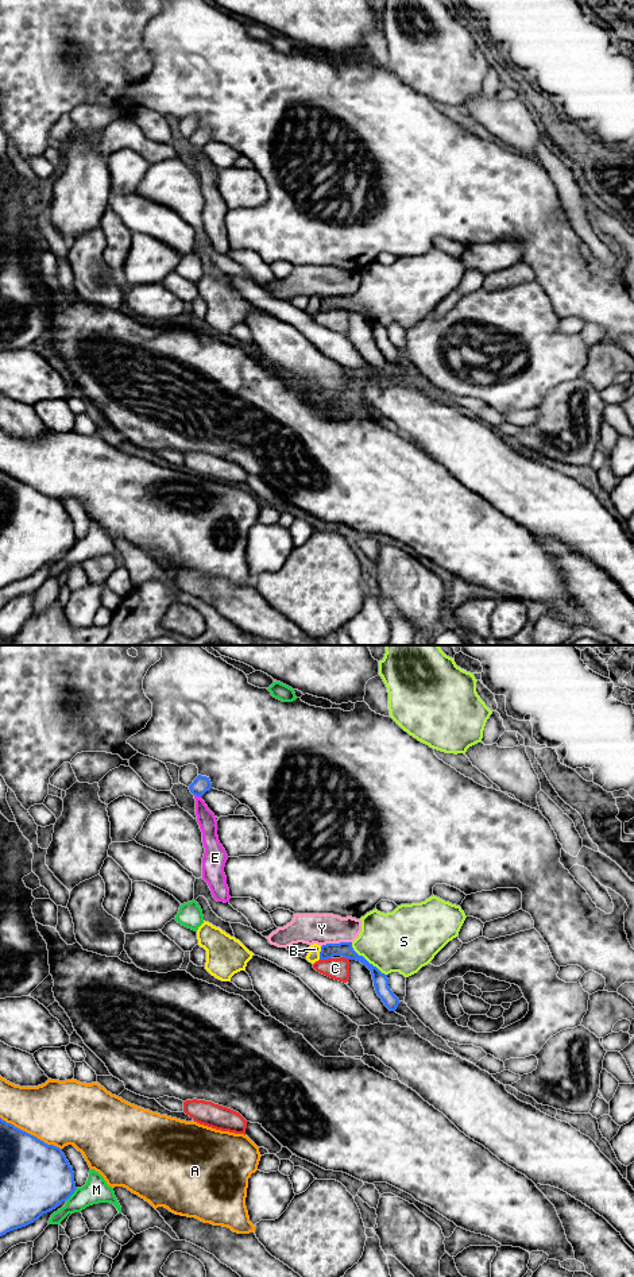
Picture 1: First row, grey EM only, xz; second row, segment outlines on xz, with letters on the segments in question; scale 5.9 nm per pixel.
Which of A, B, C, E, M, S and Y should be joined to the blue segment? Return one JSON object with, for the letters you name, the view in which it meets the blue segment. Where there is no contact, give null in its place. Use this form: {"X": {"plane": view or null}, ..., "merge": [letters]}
{"merge": []}

